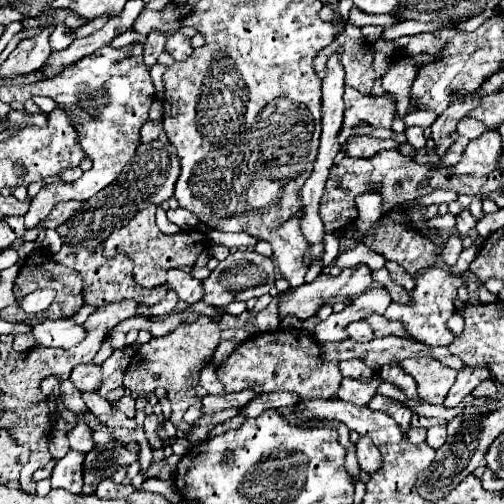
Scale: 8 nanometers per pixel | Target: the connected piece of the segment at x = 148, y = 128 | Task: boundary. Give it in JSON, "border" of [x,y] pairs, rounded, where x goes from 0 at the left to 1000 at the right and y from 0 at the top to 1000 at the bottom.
{"border":[[[292,240],[292,244],[284,248],[284,256],[280,256],[280,280],[292,284],[292,280],[312,276],[315,264],[319,264],[319,256],[323,256],[319,244],[312,244],[312,240]]]}

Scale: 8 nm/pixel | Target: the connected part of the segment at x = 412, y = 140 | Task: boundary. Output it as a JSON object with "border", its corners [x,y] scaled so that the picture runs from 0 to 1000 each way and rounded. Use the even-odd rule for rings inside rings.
{"border":[[[812,252],[812,256],[804,256],[804,268],[808,268],[812,288],[819,288],[827,300],[835,300],[843,292],[843,272],[839,272],[835,252]]]}

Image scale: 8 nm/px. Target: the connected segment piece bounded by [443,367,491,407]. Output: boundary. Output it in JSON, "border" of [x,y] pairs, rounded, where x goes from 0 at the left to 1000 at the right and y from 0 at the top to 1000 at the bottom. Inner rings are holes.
{"border":[[[923,728],[923,732],[915,732],[911,744],[907,744],[907,756],[903,756],[903,764],[891,772],[879,804],[883,804],[883,808],[907,808],[907,804],[919,796],[919,788],[927,788],[927,784],[931,784],[954,756],[962,756],[970,744],[974,744],[974,740],[970,740],[970,732],[962,732],[962,728]]]}

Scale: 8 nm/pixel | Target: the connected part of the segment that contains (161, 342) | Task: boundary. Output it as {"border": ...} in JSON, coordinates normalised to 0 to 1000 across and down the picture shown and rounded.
{"border":[[[399,625],[387,641],[363,641],[347,657],[327,669],[304,669],[296,681],[272,692],[260,712],[256,732],[248,732],[244,768],[264,780],[300,780],[312,768],[323,768],[335,784],[343,819],[339,839],[355,843],[363,835],[367,815],[391,796],[391,788],[407,788],[411,776],[395,768],[395,736],[423,712],[423,700],[435,685],[435,661],[446,653],[446,637],[419,637]]]}

